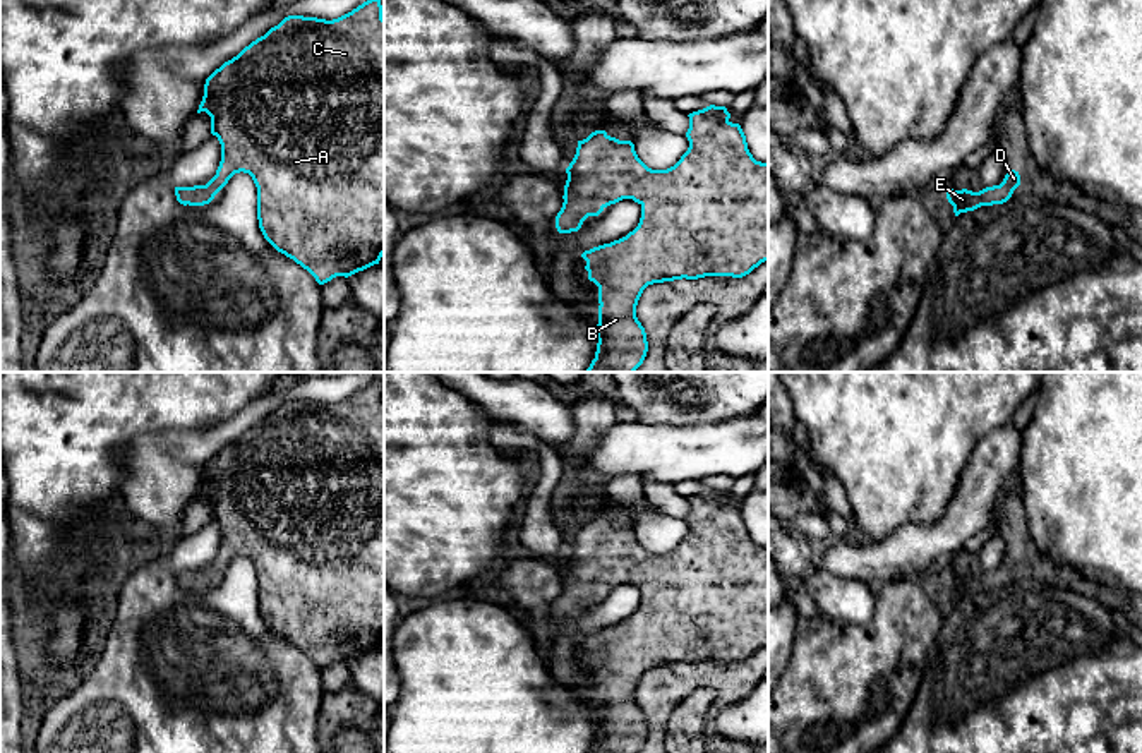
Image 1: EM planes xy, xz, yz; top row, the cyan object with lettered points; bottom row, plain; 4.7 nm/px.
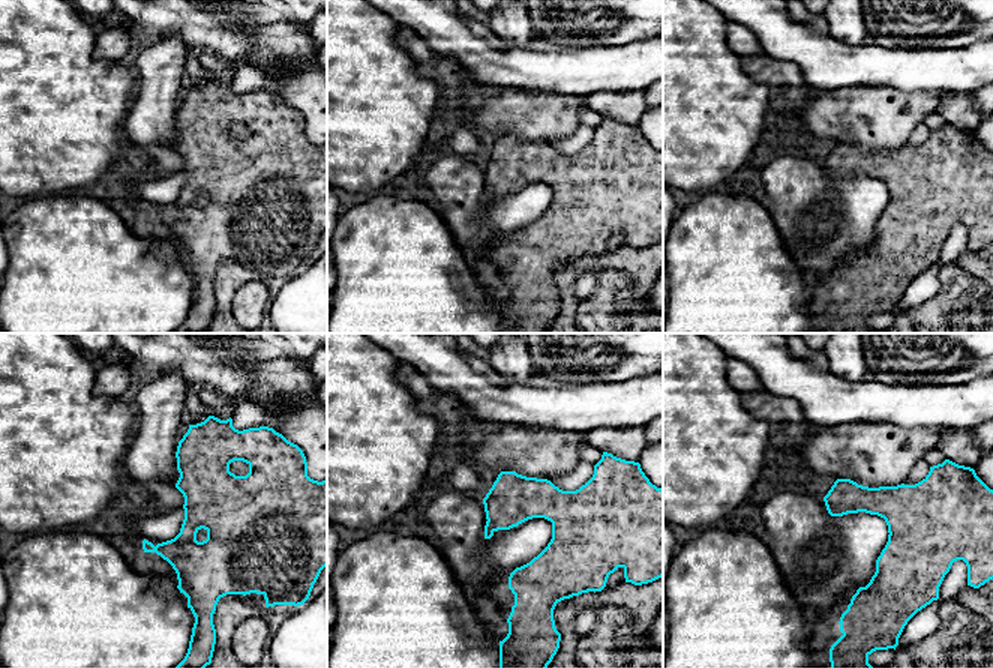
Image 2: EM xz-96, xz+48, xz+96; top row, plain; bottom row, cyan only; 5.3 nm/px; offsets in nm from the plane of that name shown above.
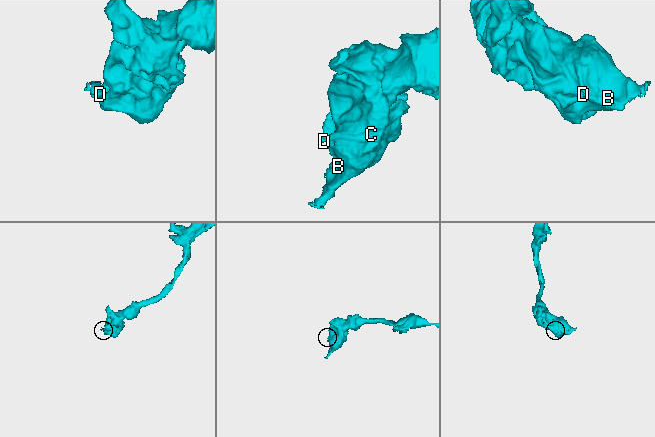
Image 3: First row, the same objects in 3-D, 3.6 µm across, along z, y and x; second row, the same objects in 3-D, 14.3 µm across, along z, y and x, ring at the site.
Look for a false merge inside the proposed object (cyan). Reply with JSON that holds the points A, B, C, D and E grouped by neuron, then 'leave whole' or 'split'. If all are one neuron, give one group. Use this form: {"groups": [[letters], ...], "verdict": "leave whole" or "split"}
{"groups": [["A", "B", "C", "D", "E"]], "verdict": "leave whole"}

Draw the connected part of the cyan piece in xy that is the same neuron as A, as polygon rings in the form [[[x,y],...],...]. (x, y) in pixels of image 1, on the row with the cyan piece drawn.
[[[367,0],[333,19],[288,15],[204,84],[197,113],[211,117],[221,144],[216,175],[206,185],[175,187],[183,206],[209,204],[235,173],[249,173],[257,187],[257,220],[264,238],[307,269],[319,285],[352,276],[384,256],[384,17],[381,0]]]

